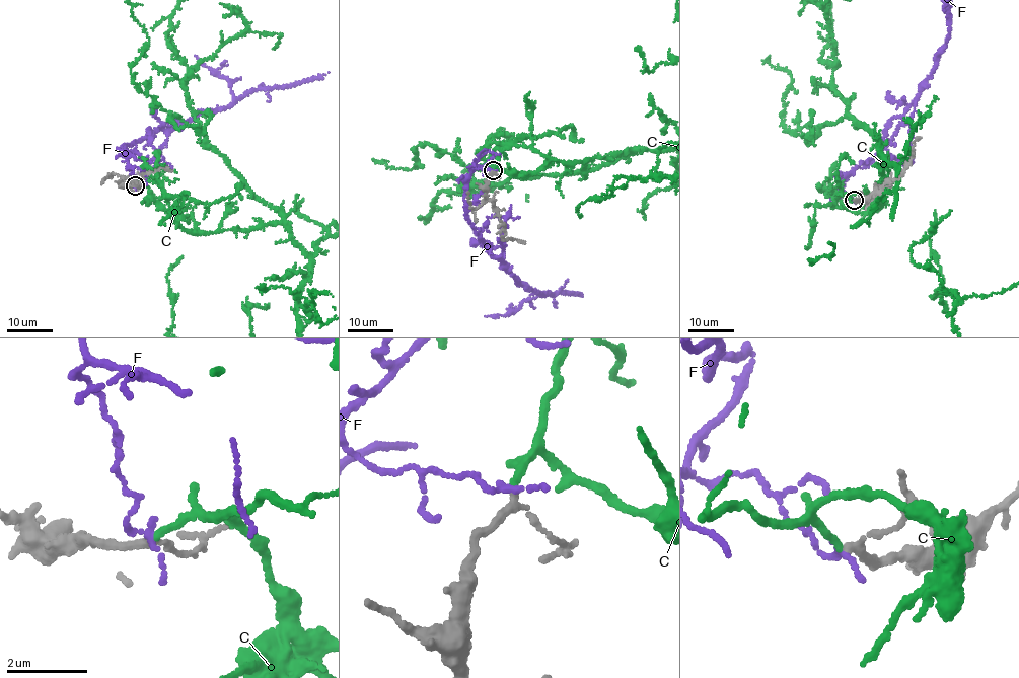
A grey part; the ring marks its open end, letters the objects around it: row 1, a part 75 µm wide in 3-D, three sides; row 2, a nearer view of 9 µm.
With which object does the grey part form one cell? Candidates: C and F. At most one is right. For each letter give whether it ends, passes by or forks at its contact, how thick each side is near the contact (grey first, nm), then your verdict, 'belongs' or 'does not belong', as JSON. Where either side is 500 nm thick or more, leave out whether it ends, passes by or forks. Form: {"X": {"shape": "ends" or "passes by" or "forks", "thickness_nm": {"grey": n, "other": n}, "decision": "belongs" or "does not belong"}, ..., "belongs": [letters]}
{"C": {"shape": "ends", "thickness_nm": {"grey": 150, "other": 160}, "decision": "belongs"}, "F": {"shape": "ends", "thickness_nm": {"grey": 160, "other": 170}, "decision": "does not belong"}, "belongs": ["C"]}

